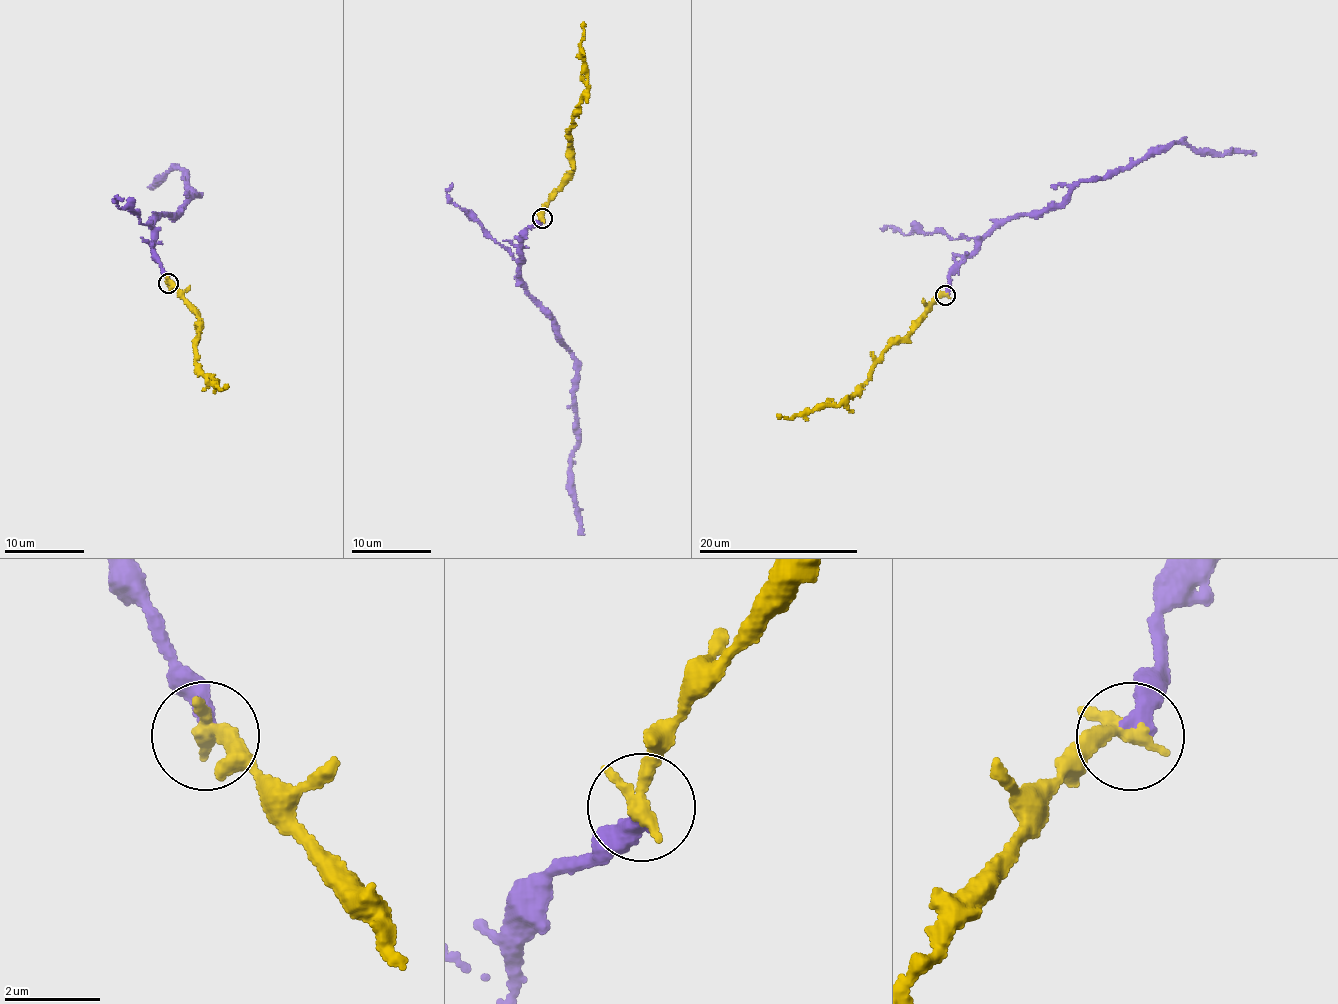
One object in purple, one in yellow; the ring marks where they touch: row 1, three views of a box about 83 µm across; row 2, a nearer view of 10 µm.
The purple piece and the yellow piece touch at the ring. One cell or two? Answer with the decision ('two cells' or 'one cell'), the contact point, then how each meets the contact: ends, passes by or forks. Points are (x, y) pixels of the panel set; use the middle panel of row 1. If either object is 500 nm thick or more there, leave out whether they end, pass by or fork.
one cell | (542, 218) | purple ends | yellow ends

